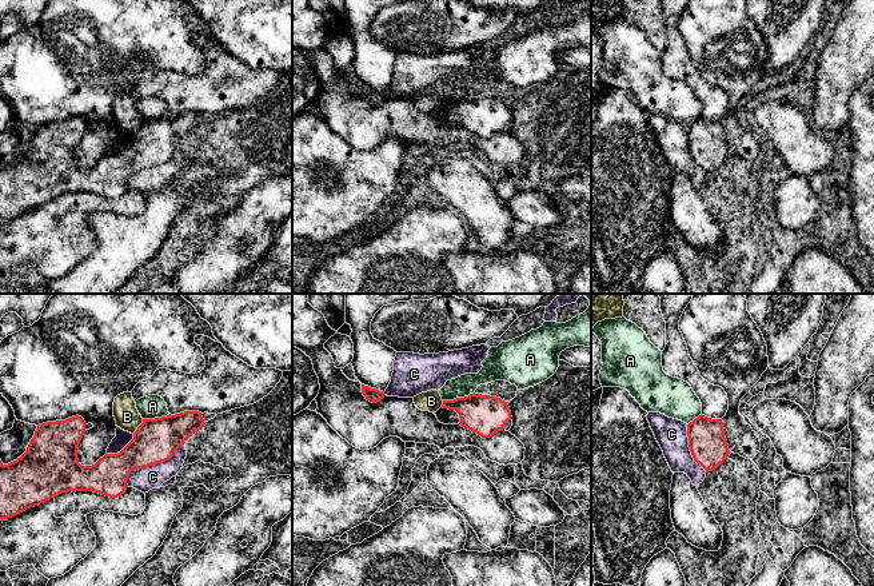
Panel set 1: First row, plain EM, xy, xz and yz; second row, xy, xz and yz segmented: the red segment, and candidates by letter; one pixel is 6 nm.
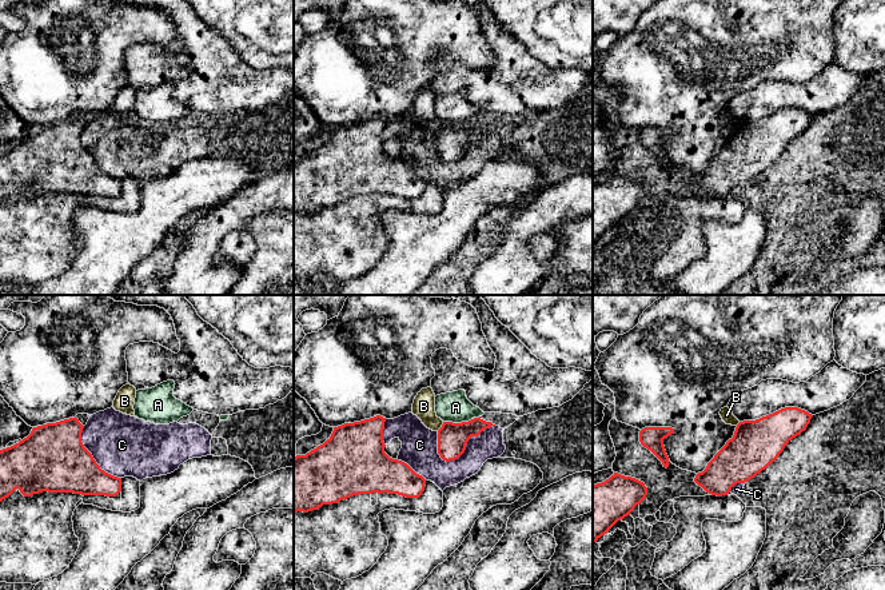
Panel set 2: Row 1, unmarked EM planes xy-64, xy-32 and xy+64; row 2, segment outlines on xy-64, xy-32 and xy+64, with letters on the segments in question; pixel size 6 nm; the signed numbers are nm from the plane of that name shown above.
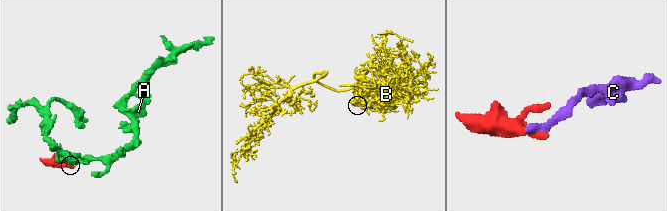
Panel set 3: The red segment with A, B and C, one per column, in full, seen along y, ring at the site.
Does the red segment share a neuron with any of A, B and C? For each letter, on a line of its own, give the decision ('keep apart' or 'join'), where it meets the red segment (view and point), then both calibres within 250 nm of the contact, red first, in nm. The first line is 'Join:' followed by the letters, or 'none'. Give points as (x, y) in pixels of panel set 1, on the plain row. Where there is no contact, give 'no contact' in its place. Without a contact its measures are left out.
Join: none
A: keep apart; meets red in xz at (458, 99); 240 nm thick on the red side, 130 nm on the other
B: keep apart; meets red in xy at (139, 127); 260 nm thick on the red side, 150 nm on the other
C: keep apart; meets red in xy at (156, 164); 260 nm thick on the red side, 140 nm on the other

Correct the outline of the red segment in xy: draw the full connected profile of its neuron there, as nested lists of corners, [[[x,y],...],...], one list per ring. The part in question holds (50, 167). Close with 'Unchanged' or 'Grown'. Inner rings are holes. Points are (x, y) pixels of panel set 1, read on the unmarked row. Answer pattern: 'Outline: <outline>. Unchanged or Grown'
Outline: [[[199,112],[143,120],[133,133],[133,140],[120,154],[105,155],[92,167],[81,167],[77,160],[77,147],[85,133],[85,123],[81,117],[39,125],[27,152],[20,159],[8,166],[0,162],[0,220],[12,219],[68,192],[93,192],[117,199],[125,194],[128,176],[133,170],[171,160],[176,151],[204,124]]]. Unchanged

